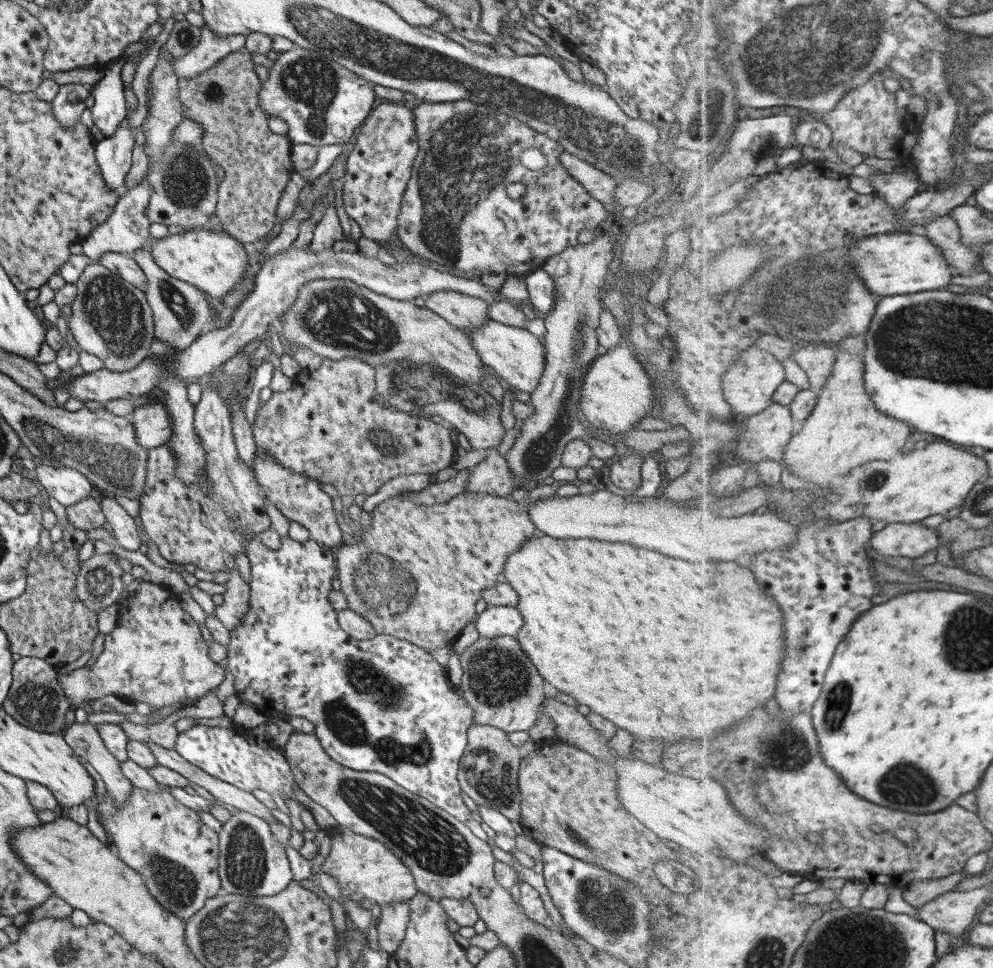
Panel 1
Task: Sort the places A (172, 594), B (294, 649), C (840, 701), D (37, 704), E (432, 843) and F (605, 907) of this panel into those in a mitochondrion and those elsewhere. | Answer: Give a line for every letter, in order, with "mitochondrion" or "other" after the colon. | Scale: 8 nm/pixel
A: other
B: other
C: mitochondrion
D: mitochondrion
E: mitochondrion
F: mitochondrion

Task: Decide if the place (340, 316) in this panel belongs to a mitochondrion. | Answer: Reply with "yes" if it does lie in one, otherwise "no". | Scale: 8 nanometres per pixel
yes

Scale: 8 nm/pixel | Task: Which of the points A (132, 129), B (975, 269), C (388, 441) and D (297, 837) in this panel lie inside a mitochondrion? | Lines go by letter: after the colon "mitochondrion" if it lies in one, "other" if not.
A: other
B: other
C: mitochondrion
D: other

